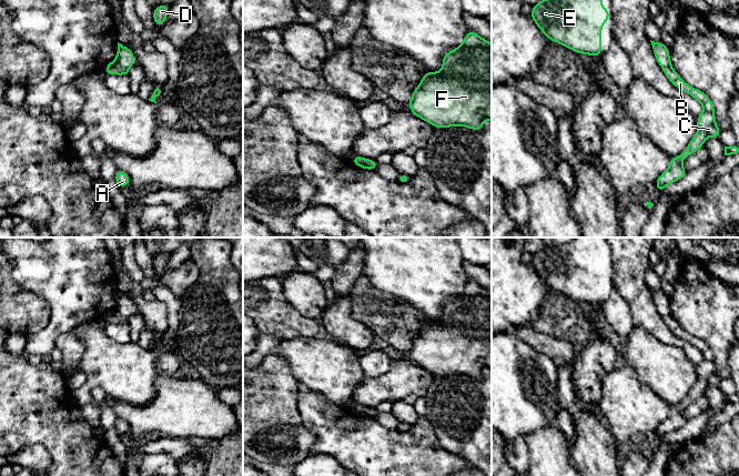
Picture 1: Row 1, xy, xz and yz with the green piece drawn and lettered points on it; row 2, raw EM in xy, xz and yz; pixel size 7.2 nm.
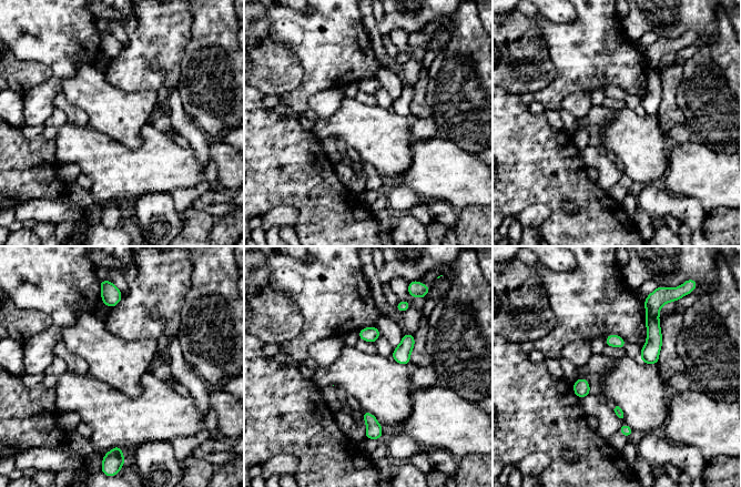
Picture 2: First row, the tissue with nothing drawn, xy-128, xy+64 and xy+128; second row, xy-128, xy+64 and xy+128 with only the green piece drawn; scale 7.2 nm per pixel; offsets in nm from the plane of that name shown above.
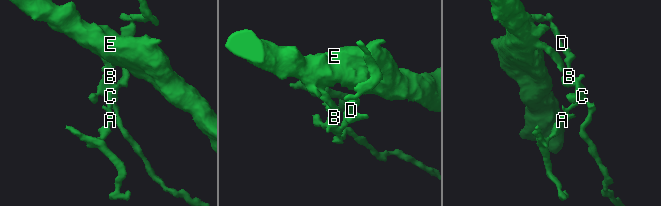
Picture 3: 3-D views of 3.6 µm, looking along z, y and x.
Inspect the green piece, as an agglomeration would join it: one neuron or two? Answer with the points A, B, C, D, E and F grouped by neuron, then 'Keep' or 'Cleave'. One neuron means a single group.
Groups: A B C D / E F. Cleave

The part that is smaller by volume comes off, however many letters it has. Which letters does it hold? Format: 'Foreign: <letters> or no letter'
Foreign: A, B, C, D

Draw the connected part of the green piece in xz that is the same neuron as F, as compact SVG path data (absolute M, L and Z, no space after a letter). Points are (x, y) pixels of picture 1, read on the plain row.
M468 278L462 294L444 303L443 318L428 320L423 324L407 353L414 364L427 369L435 377L463 374L480 379L484 368L492 369L492 293L476 281Z

